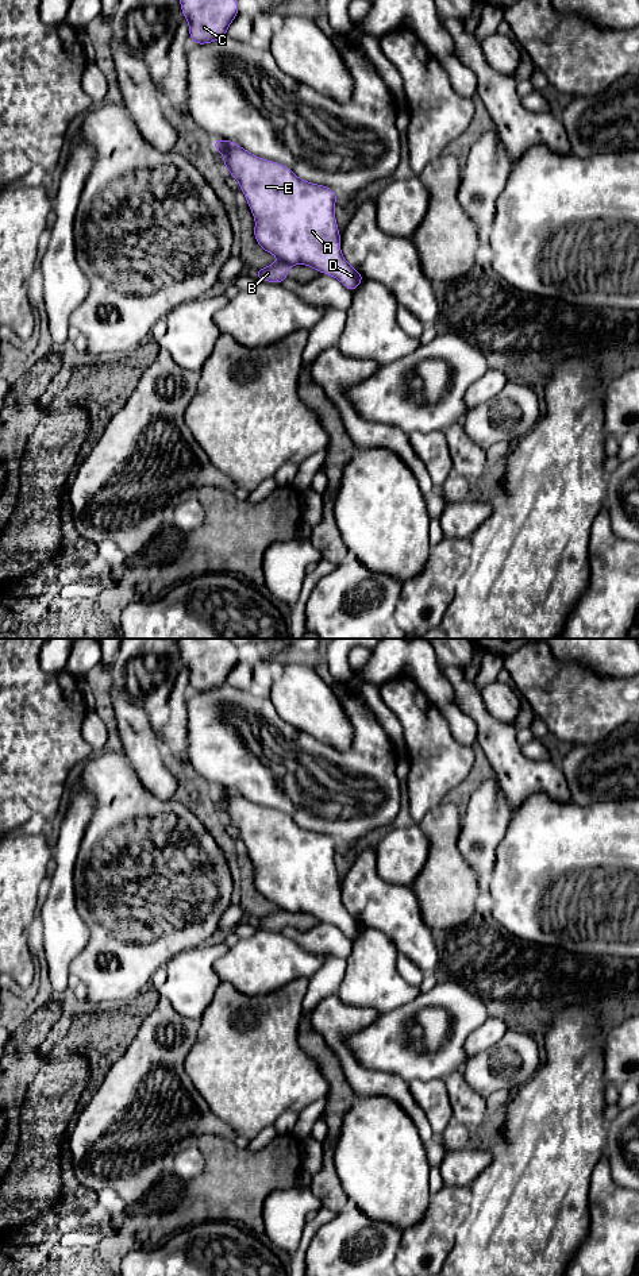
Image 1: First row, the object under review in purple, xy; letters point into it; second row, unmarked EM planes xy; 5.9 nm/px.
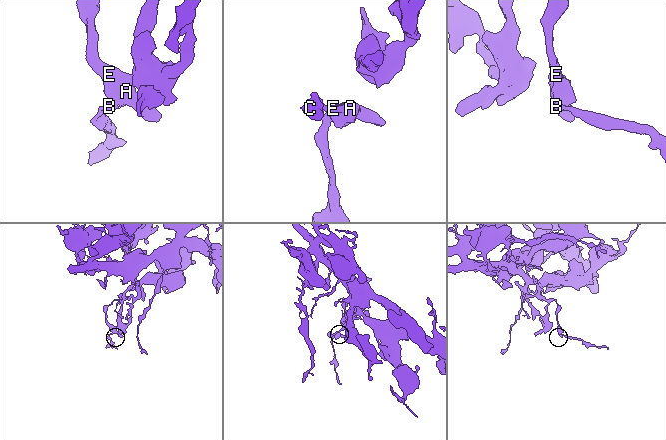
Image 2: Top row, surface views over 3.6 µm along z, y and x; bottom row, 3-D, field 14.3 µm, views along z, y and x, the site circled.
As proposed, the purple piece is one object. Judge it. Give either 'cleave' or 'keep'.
cleave

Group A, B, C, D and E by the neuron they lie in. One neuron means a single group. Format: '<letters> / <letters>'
A C D E / B

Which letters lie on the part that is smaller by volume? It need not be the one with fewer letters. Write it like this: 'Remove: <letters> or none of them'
Remove: B

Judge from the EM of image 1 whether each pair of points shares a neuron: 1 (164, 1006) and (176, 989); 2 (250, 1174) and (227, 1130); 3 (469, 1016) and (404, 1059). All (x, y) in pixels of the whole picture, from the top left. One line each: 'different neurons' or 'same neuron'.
1: different neurons
2: different neurons
3: same neuron

